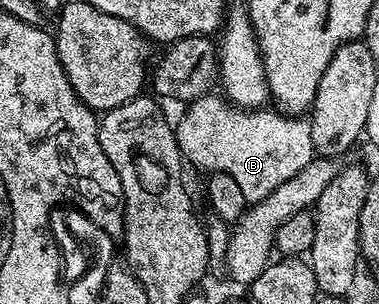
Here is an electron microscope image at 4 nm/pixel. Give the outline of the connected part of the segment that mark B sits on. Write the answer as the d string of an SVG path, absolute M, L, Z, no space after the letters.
M216 92L202 95L198 100L187 103L180 126L175 127L176 143L181 155L188 158L203 172L226 172L242 188L242 196L250 203L266 200L280 184L285 184L292 176L306 168L316 154L312 139L312 123L304 116L285 116L275 108L245 108L235 106L227 98Z

